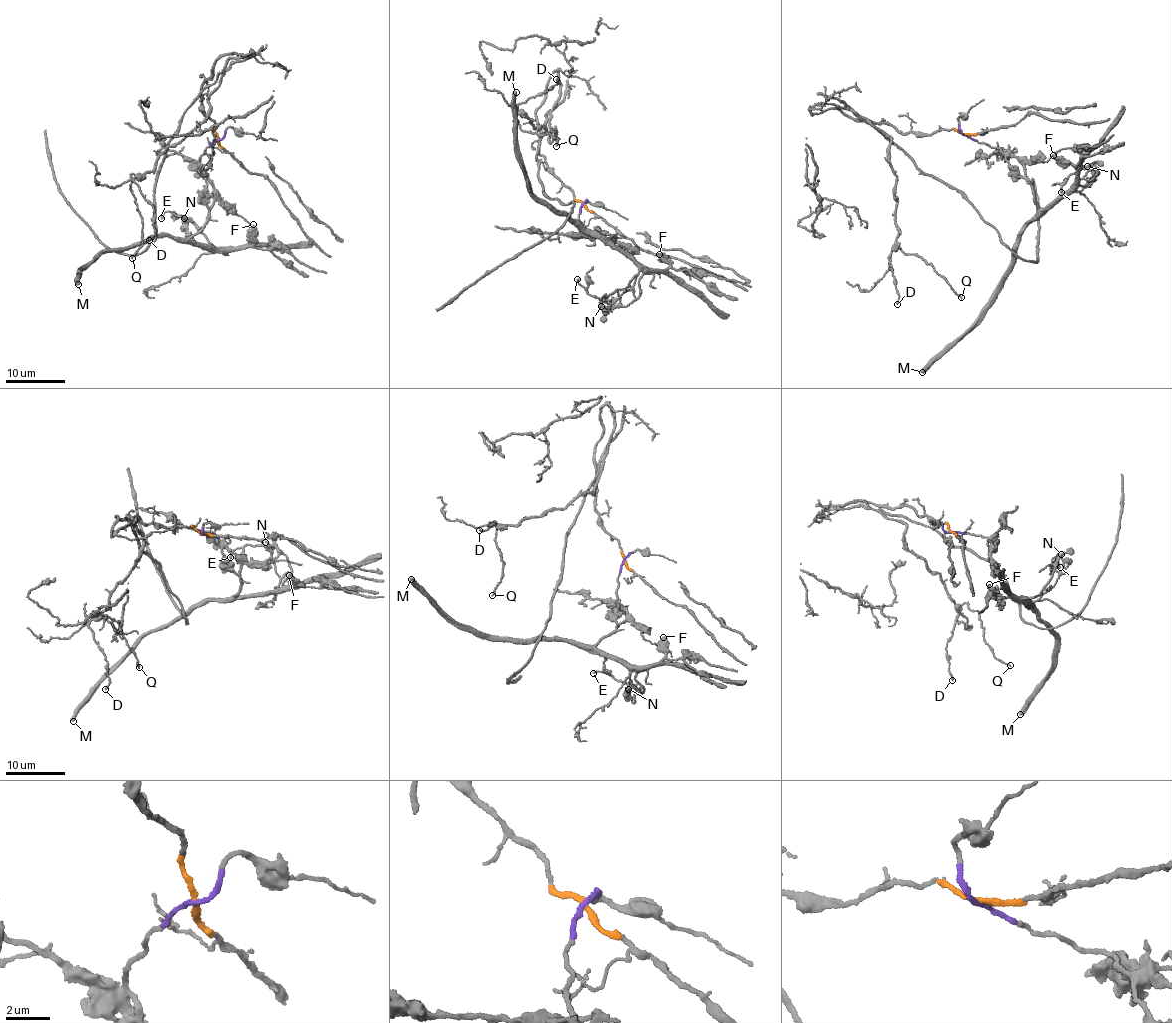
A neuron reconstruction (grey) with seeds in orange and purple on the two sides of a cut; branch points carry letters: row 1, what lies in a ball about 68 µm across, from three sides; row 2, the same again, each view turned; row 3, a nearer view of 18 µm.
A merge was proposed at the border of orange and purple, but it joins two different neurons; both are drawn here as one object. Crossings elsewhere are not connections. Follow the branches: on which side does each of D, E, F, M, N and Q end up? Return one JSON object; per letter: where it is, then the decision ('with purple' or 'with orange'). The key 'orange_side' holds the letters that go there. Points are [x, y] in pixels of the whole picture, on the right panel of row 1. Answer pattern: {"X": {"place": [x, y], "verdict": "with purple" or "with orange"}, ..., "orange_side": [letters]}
{"D": {"place": [897, 304], "verdict": "with orange"}, "E": {"place": [1061, 192], "verdict": "with purple"}, "F": {"place": [1053, 155], "verdict": "with purple"}, "M": {"place": [922, 372], "verdict": "with purple"}, "N": {"place": [1087, 166], "verdict": "with purple"}, "Q": {"place": [961, 297], "verdict": "with orange"}, "orange_side": ["D", "Q"]}

